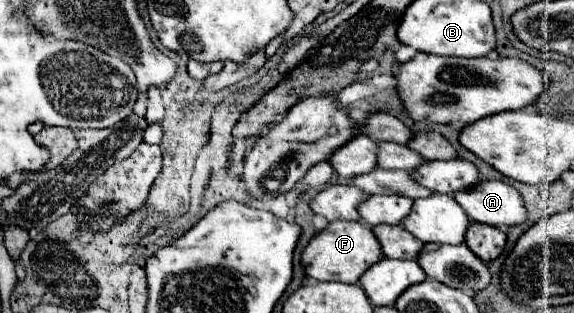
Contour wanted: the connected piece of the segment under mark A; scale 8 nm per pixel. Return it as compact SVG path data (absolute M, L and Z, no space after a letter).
M481 181L453 197L473 223L513 227L527 221L527 207L521 193L503 181Z

